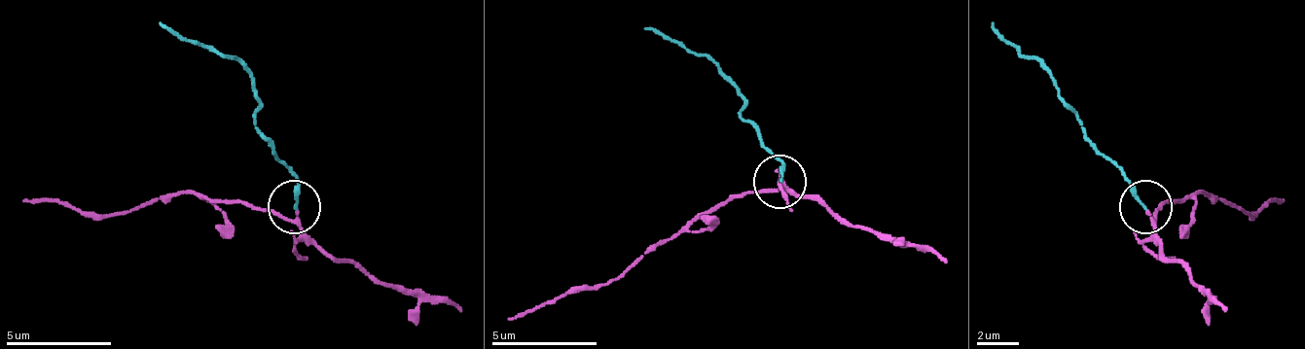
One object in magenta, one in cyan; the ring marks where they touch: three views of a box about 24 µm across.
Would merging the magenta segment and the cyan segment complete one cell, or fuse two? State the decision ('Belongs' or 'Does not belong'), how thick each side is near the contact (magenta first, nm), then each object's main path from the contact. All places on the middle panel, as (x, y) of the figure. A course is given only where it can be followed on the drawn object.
Belongs. Thickness 140 nm (magenta) against 170 nm. Course of magenta: (780, 180), (776, 191), (722, 201), (654, 243), (601, 286), (569, 286), (548, 301), (506, 317). Course of cyan: (780, 180), (780, 159), (739, 117), (739, 90), (702, 53), (643, 27)

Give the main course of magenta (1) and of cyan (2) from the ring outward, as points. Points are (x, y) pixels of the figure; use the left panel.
1: (296, 208), (290, 219), (237, 202), (168, 192), (116, 213), (84, 213), (63, 202), (20, 202)
2: (296, 208), (296, 176), (253, 123), (253, 76), (216, 50), (158, 23)

